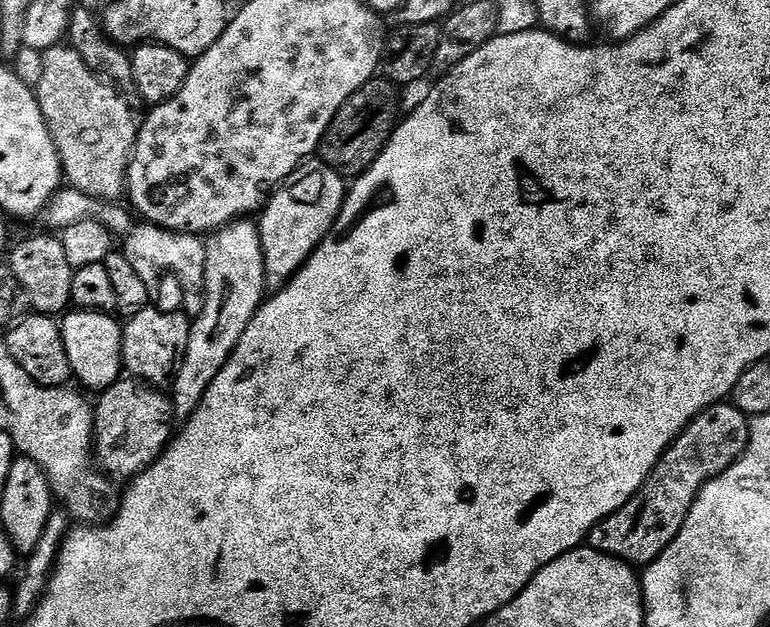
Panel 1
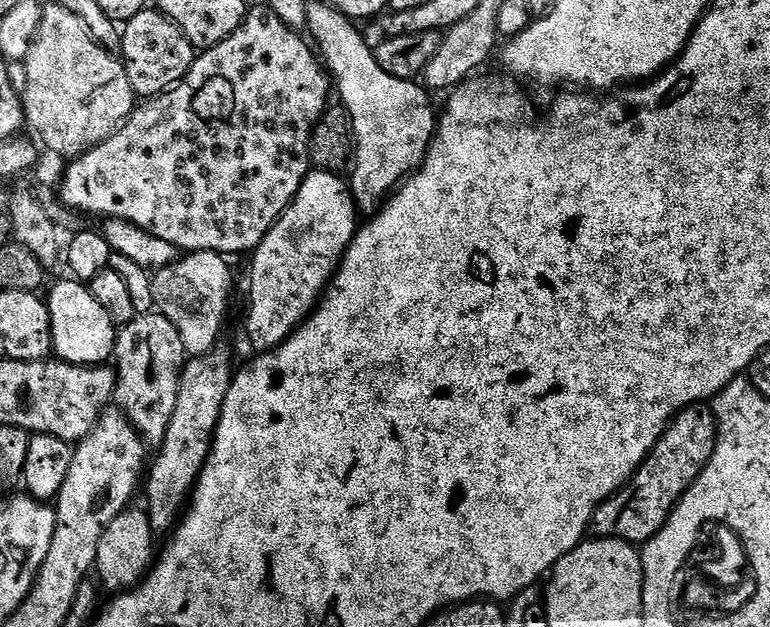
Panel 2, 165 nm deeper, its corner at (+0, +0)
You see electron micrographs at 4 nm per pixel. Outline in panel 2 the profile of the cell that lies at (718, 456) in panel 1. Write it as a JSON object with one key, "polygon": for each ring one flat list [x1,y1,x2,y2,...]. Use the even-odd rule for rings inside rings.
{"polygon":[[707,403,691,404,676,413,668,429,660,435,660,440,652,448,652,453,644,459,643,464,633,474,631,480,616,495,604,500,596,507,592,521,588,523,588,532,601,540,624,540,628,544,643,546,653,540,666,526,676,503,686,494,688,487,699,478,702,470,710,462,716,445,716,419]]}

